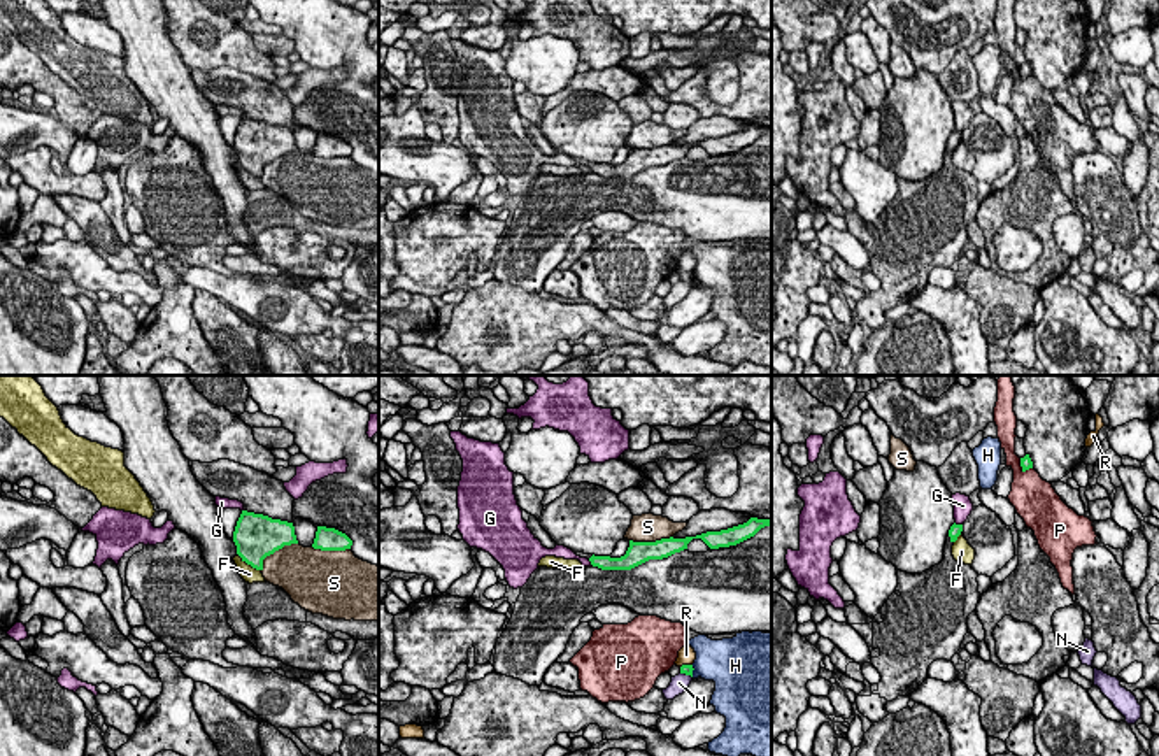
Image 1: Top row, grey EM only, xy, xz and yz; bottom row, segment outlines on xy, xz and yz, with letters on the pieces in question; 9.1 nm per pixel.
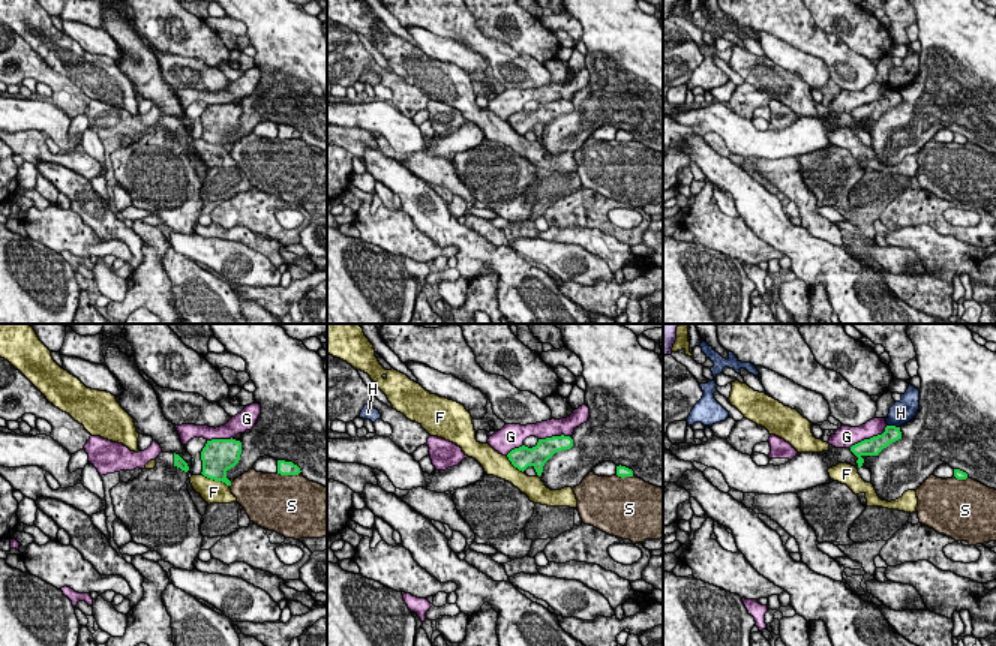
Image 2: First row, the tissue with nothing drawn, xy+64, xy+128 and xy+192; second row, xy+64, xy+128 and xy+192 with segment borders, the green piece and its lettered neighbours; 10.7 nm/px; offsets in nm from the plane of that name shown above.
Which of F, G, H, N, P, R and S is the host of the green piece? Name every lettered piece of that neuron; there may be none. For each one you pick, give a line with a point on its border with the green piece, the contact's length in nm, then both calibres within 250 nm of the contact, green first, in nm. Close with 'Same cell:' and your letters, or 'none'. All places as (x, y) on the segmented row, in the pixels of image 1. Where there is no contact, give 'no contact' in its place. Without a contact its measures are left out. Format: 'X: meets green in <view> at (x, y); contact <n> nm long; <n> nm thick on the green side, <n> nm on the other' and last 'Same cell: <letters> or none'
Same cell: none

